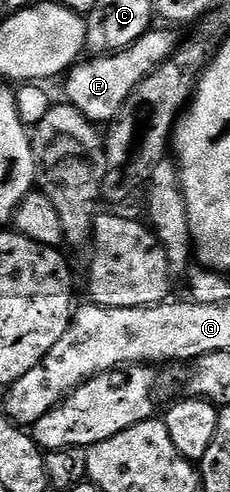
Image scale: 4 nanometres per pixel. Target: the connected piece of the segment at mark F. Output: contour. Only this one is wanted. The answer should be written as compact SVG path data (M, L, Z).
M153 28L143 34L134 45L124 50L117 50L114 54L89 57L87 59L89 62L77 61L64 78L67 103L78 108L92 122L111 123L140 82L155 72L172 55L177 45L178 38L175 38L170 31Z

